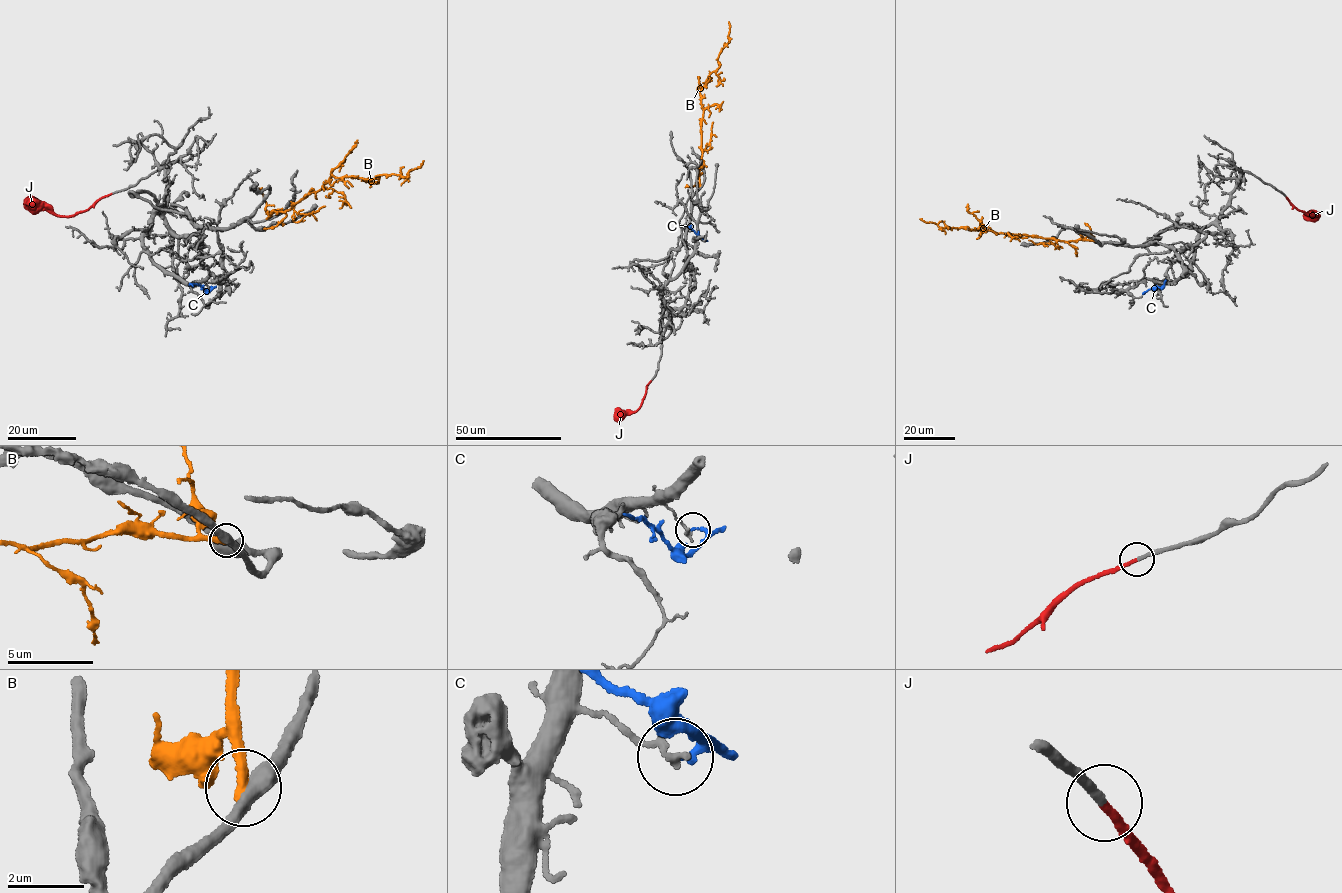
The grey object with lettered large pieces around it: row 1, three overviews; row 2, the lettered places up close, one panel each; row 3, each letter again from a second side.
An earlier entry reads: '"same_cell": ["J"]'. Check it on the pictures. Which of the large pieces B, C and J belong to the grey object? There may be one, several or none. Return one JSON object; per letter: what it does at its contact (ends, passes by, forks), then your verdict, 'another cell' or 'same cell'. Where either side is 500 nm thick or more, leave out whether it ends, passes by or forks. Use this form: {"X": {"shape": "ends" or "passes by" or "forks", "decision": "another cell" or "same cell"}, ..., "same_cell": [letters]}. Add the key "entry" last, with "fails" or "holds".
{"B": {"shape": "ends", "decision": "another cell"}, "C": {"shape": "ends", "decision": "another cell"}, "J": {"shape": "ends", "decision": "same cell"}, "same_cell": ["J"], "entry": "holds"}

